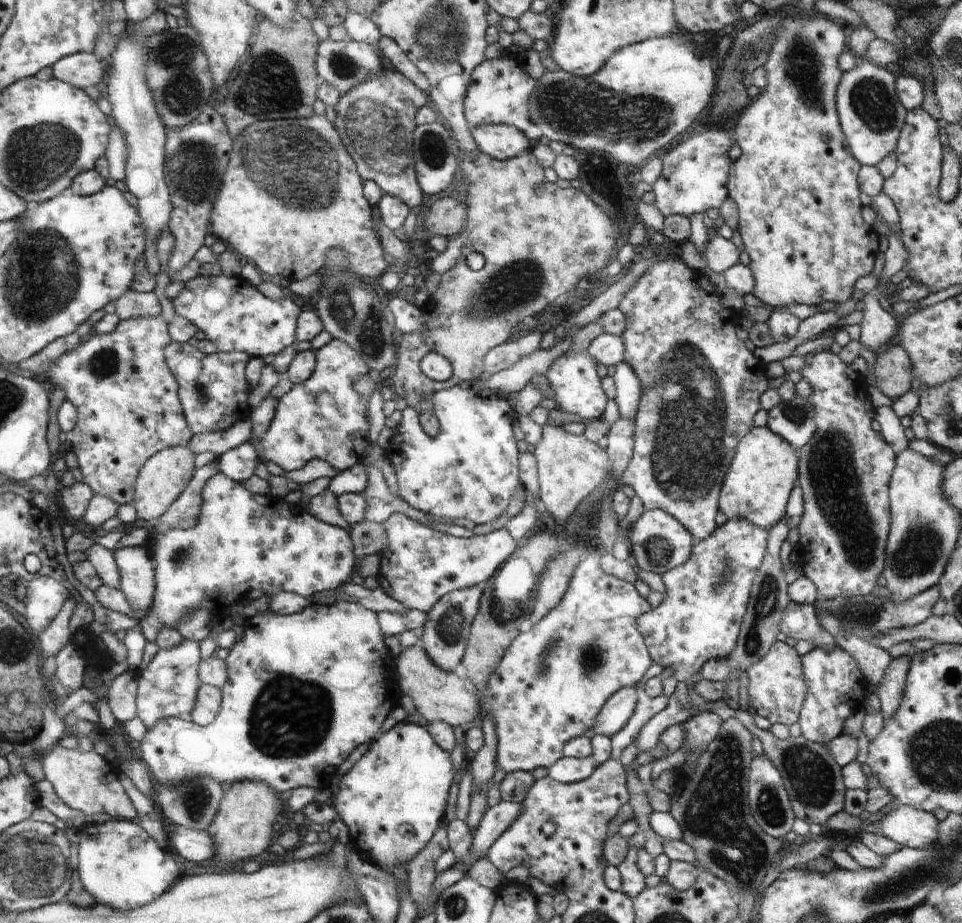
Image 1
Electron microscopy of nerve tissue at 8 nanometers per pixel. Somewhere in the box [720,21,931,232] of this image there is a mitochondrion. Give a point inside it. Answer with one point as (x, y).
(870, 101)

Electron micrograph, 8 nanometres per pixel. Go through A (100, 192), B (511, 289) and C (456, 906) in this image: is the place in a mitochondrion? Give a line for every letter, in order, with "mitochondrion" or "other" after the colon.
A: other
B: mitochondrion
C: mitochondrion

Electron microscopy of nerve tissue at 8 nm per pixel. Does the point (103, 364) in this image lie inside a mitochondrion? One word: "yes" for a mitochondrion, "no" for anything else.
yes

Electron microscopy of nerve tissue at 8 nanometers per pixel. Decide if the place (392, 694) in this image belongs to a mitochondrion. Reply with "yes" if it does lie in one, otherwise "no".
no

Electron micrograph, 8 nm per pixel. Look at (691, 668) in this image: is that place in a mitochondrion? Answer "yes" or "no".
no

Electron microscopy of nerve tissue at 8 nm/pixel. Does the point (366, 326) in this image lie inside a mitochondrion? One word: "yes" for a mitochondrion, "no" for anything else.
yes

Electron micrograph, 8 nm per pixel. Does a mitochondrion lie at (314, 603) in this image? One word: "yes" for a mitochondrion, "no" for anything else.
no

